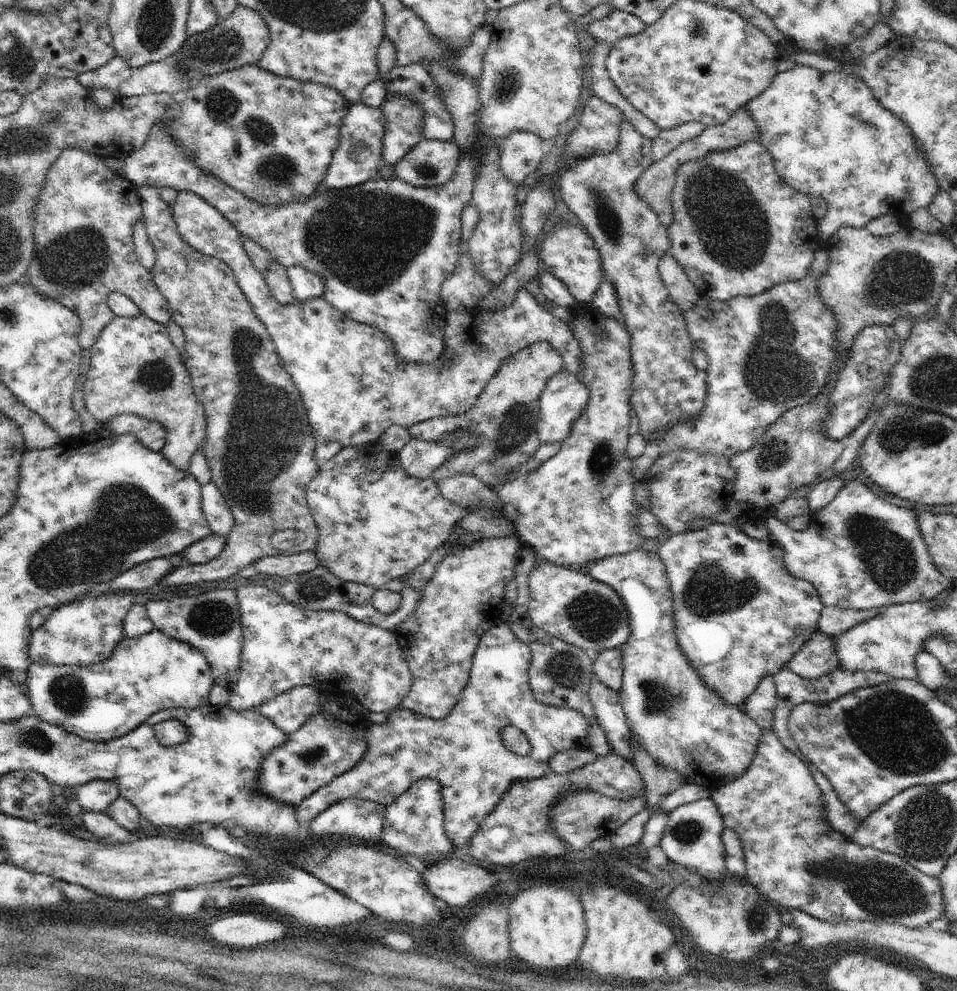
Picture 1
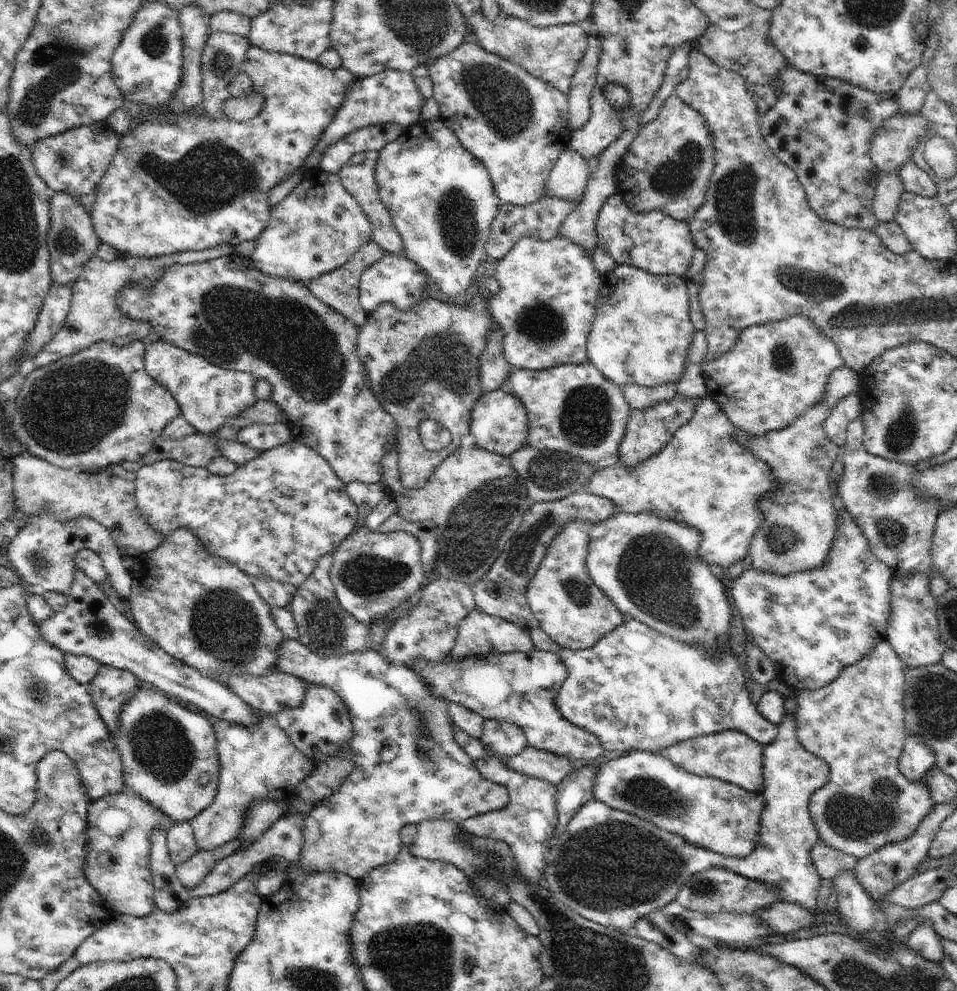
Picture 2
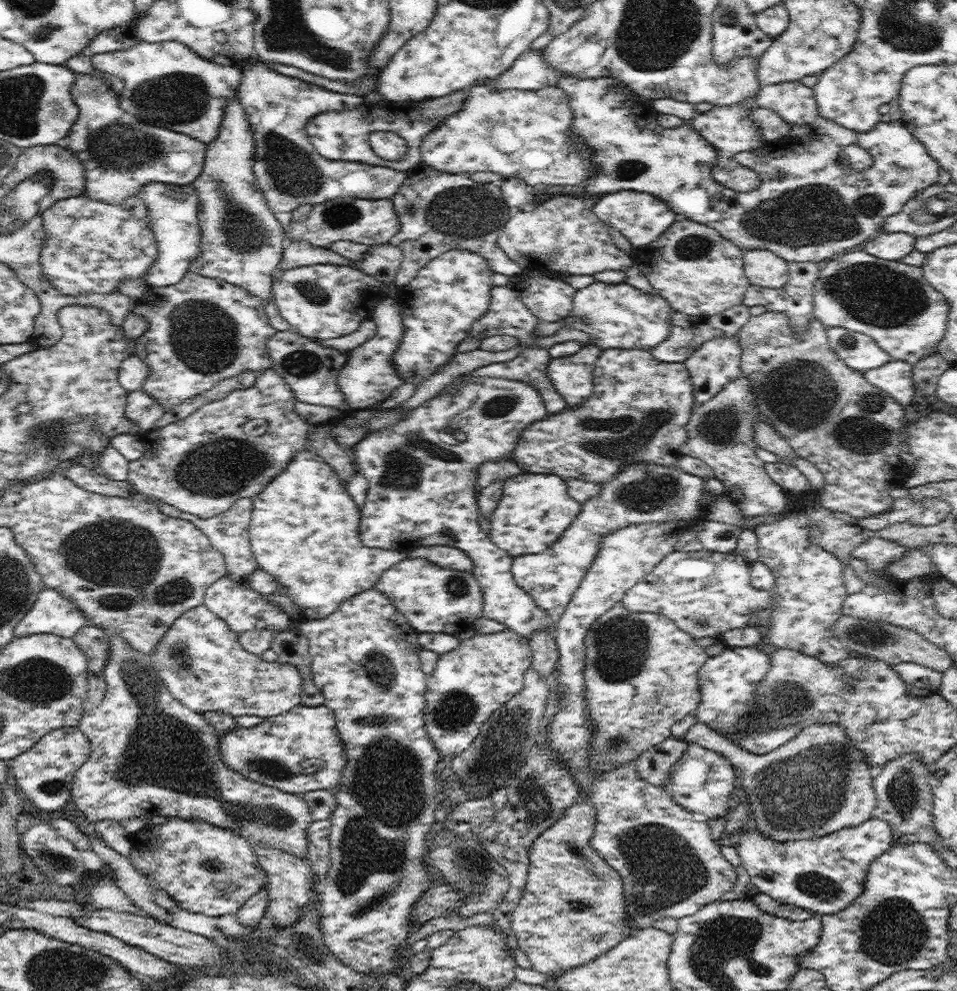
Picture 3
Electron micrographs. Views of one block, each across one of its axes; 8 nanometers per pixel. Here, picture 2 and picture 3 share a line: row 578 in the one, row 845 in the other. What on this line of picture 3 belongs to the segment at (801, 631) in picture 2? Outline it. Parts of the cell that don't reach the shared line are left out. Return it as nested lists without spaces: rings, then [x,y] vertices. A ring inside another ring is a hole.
[[[870,817],[855,827],[843,828],[820,838],[775,841],[758,829],[741,834],[735,847],[757,892],[784,904],[829,915],[844,910],[862,895],[868,867],[893,844],[892,825]]]

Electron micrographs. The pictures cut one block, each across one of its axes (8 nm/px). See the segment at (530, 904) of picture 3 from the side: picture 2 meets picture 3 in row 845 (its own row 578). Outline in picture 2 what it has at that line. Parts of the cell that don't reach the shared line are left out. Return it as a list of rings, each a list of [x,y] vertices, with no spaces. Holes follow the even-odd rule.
[[[574,520],[562,526],[560,534],[548,546],[548,552],[526,591],[528,606],[538,620],[539,628],[556,644],[572,650],[596,646],[600,638],[626,621],[612,600],[590,578],[587,560],[592,529],[593,525],[586,520]]]

